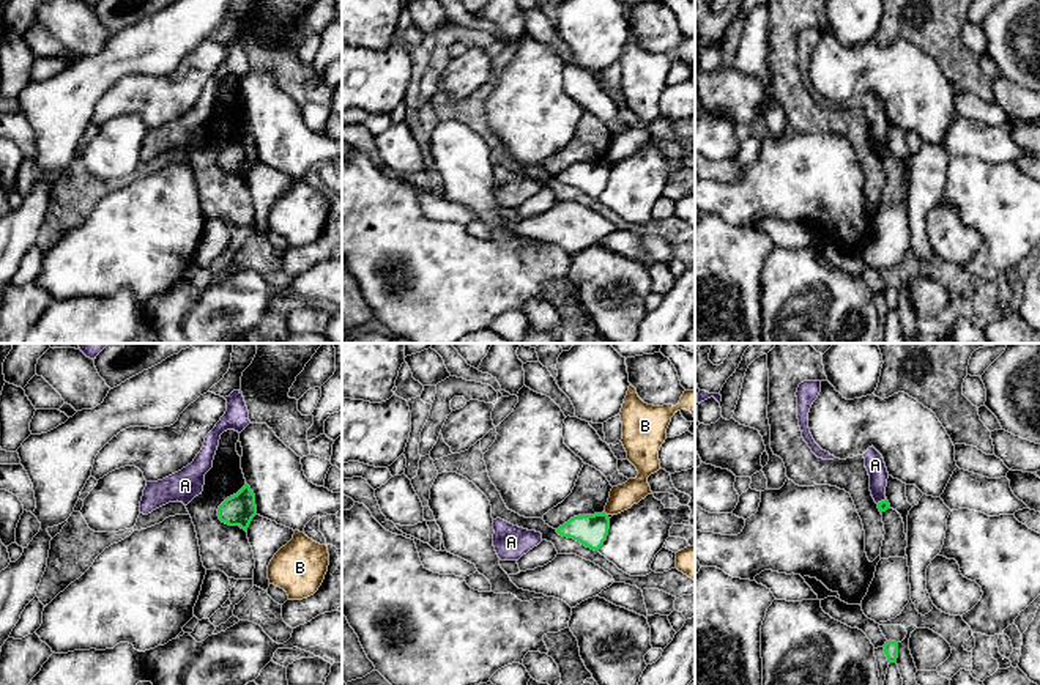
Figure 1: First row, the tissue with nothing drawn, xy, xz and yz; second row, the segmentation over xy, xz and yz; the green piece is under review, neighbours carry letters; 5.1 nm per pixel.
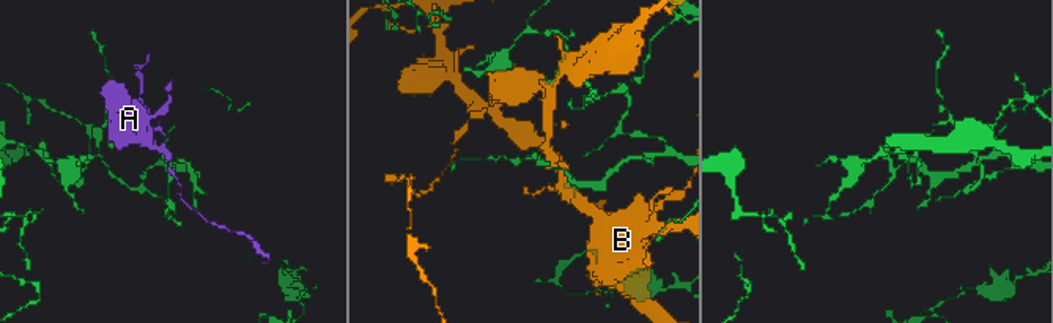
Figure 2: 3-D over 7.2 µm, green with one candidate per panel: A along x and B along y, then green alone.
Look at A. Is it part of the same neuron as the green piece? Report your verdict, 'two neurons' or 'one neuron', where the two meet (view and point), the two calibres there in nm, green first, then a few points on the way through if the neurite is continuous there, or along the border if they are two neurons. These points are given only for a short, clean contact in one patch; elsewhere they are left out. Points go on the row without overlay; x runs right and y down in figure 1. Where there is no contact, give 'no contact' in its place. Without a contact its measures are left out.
two neurons; meets green in yz at (881, 148); 60 nm thick on the green side, 100 nm on the other; border along yz (886, 145), (876, 150)

